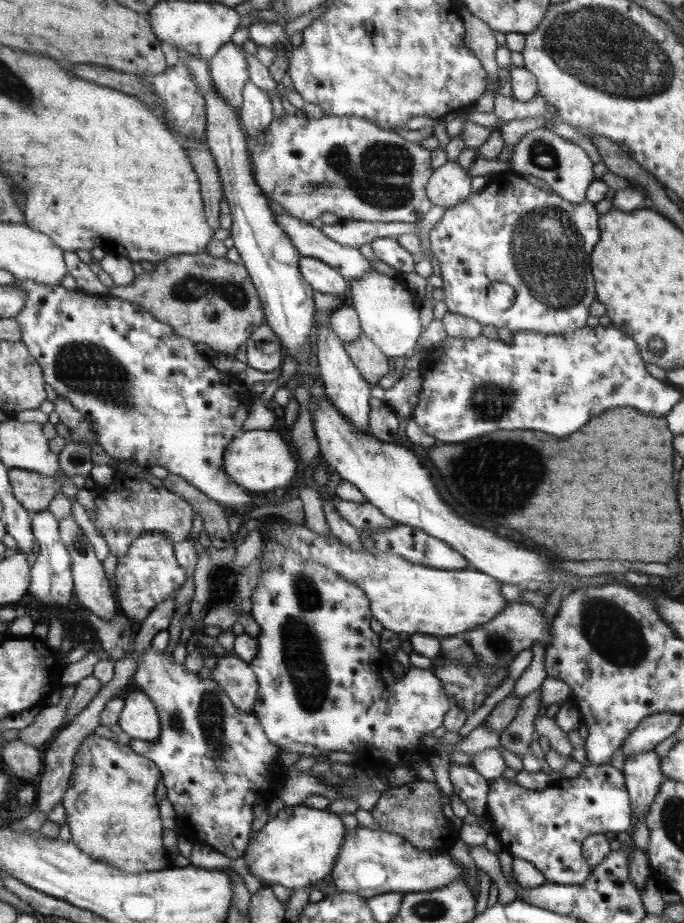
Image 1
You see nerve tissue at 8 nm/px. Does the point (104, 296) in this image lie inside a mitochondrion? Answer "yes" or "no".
no

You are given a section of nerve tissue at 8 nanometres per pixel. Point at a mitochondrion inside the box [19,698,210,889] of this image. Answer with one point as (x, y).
(175, 722)

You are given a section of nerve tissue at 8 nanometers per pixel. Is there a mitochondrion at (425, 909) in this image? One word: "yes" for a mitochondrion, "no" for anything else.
yes

